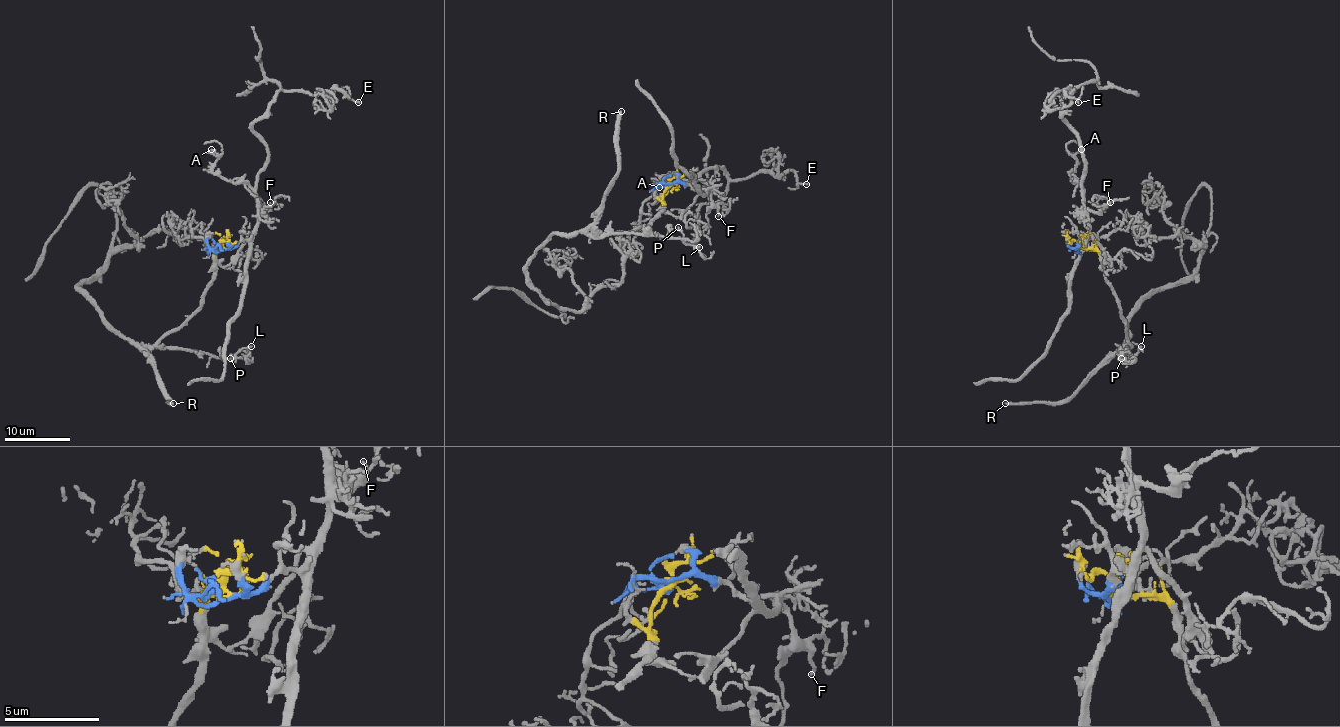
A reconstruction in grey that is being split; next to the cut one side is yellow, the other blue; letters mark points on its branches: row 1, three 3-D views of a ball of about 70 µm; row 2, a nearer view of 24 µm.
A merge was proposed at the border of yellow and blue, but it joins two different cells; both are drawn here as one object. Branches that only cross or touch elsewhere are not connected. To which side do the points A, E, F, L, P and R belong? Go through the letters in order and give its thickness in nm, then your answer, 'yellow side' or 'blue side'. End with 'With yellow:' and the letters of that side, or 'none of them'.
A: calibre 220 nm; blue side
E: calibre 170 nm; blue side
F: calibre 170 nm; blue side
L: calibre 190 nm; yellow side
P: calibre 100 nm; yellow side
R: calibre 300 nm; yellow side
With yellow: L, P, R

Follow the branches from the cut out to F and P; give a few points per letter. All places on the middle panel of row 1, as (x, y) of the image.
F: (668, 187), (668, 184), (681, 182), (708, 194), (717, 210), (717, 216)
P: (668, 185), (662, 210), (647, 225), (629, 231), (608, 233), (681, 238), (683, 233), (678, 226)

